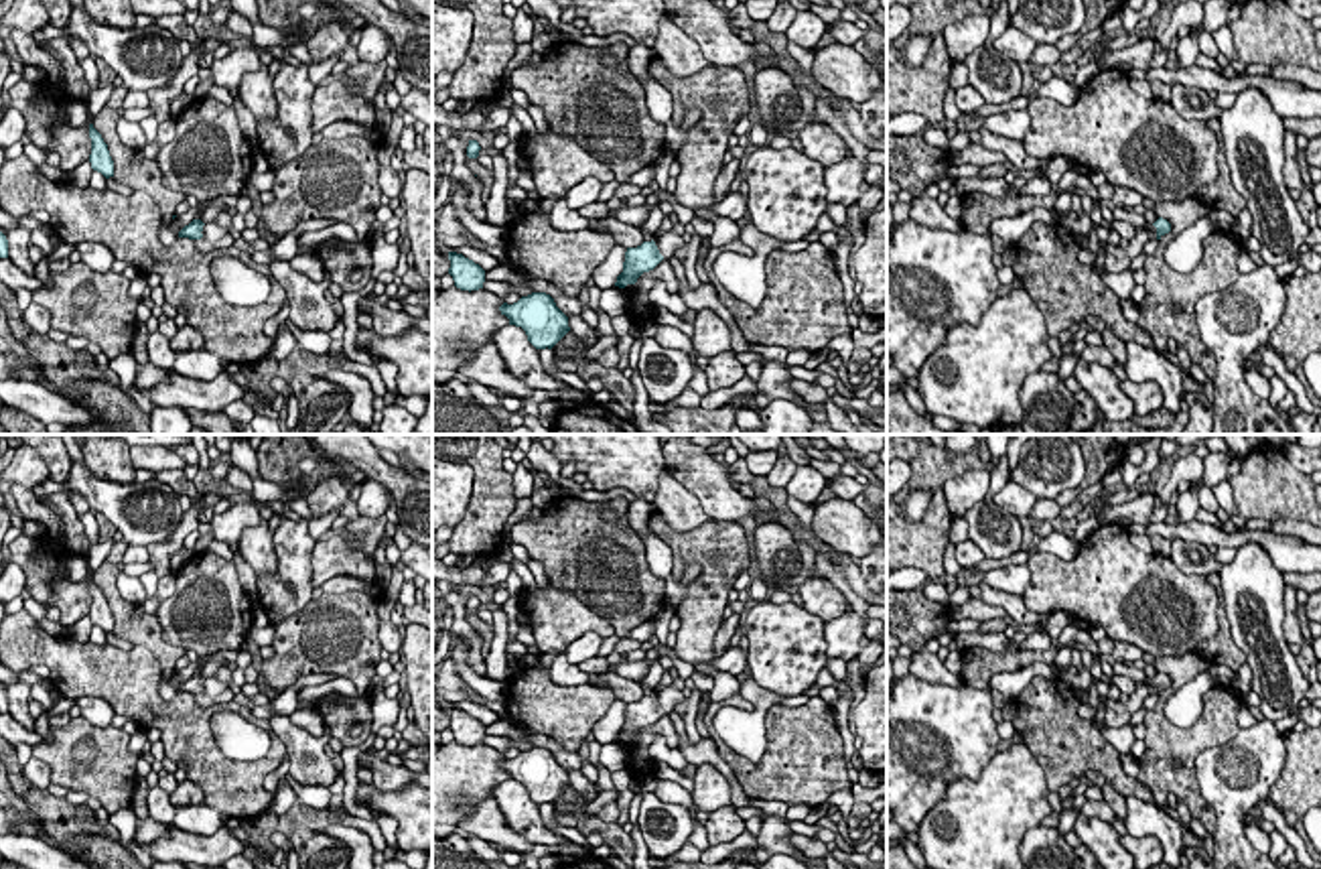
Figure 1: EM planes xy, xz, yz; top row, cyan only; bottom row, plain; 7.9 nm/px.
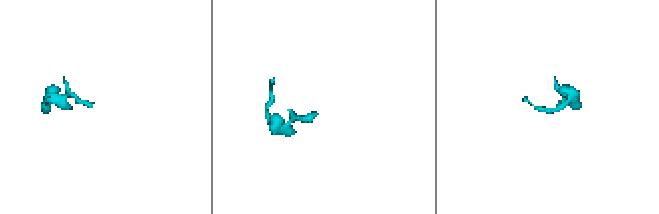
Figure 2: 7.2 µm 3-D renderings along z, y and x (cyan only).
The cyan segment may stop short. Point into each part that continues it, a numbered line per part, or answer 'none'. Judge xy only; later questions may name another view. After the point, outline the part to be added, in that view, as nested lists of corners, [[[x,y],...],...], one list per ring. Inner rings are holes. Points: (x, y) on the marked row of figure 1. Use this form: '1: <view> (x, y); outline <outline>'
1: xy (212, 232); outline [[[209,221],[209,223],[203,225],[203,231],[201,233],[203,233],[203,240],[215,244],[215,242],[219,242],[227,233],[227,229],[221,227],[215,221]]]

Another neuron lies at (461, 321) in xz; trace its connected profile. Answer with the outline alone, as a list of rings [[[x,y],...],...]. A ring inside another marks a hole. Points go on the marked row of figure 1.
[[[450,286],[432,298],[432,384],[455,380],[459,365],[509,325],[499,311],[505,300],[485,288]]]

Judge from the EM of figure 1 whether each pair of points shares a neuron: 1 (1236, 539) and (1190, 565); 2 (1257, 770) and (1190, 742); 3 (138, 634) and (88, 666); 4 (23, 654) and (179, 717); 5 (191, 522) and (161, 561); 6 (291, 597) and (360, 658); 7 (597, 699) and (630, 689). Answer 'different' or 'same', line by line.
1: different
2: different
3: different
4: same
5: same
6: different
7: different

